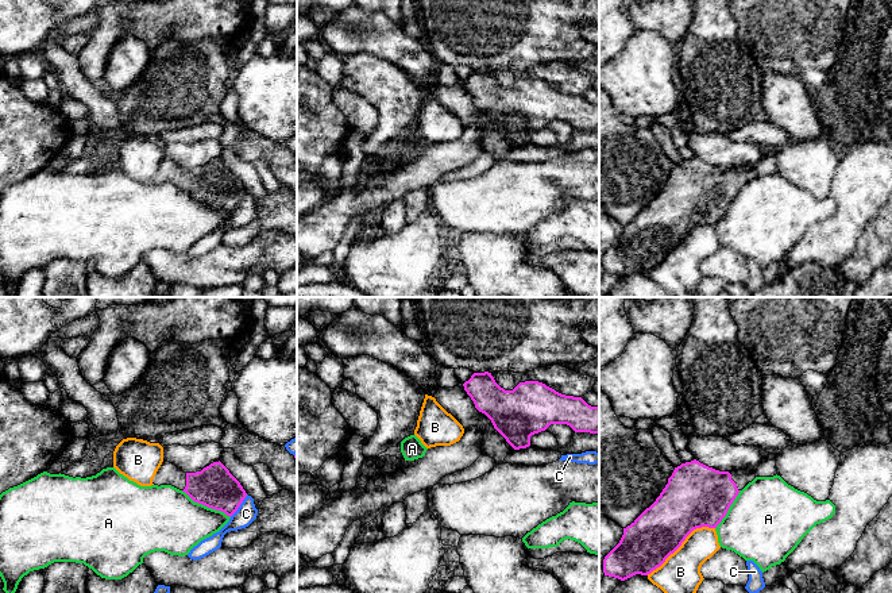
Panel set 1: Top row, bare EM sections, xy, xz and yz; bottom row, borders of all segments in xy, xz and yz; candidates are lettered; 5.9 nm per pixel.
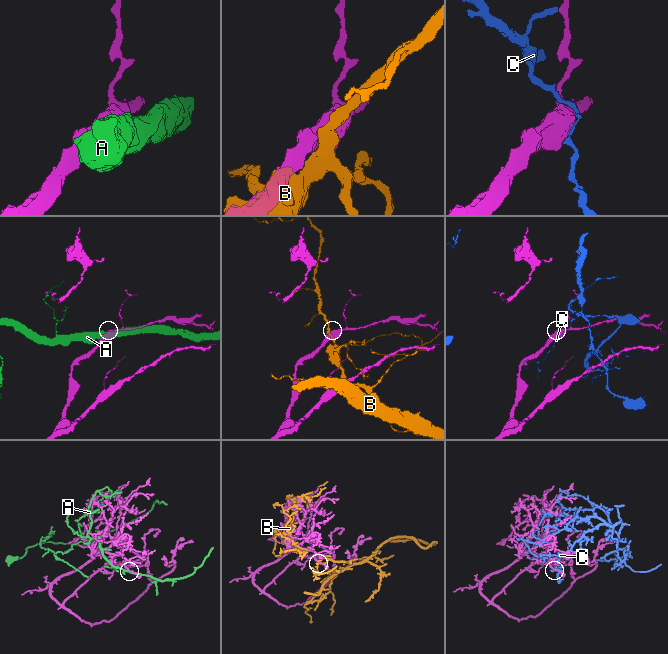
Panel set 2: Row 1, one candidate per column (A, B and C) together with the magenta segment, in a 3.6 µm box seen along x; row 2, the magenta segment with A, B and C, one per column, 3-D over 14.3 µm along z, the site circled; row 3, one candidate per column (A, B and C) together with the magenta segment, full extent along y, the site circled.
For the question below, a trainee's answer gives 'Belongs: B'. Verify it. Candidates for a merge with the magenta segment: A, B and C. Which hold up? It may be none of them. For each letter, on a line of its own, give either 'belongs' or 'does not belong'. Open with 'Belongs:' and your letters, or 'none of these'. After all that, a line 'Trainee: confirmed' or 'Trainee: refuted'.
Belongs: none of these
A: does not belong
B: does not belong
C: does not belong
Trainee: refuted

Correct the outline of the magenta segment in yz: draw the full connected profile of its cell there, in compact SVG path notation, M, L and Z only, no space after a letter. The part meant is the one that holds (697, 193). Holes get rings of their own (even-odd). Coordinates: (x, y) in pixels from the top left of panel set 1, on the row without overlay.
M696 157L675 165L656 199L623 226L619 240L605 254L605 273L625 278L636 272L650 272L681 243L694 227L717 226L738 190L754 176L753 169L719 169Z

